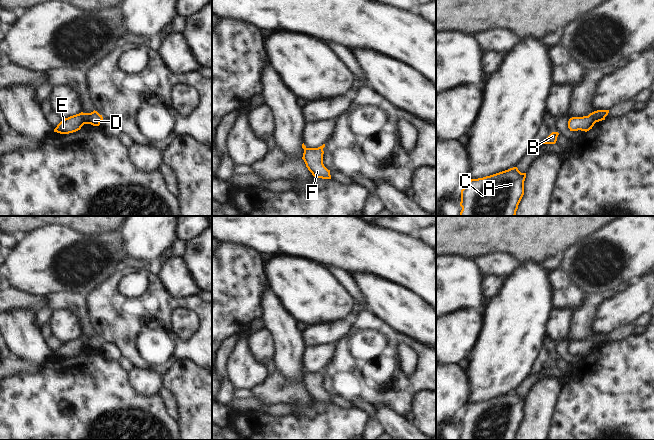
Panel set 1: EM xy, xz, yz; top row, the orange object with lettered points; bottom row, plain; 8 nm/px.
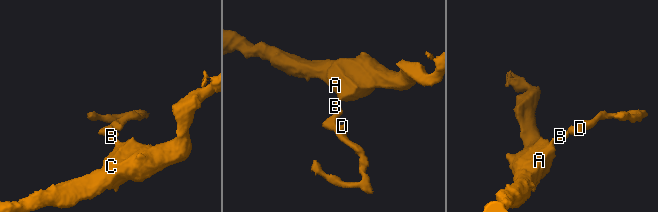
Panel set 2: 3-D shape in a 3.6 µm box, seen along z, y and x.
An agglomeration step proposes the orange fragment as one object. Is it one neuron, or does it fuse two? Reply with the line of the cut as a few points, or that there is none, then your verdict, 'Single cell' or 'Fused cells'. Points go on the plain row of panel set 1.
Split along xy (80, 337), (85, 347). Fused cells.

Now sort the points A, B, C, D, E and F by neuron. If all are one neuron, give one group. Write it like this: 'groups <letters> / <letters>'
groups A B C E / D F

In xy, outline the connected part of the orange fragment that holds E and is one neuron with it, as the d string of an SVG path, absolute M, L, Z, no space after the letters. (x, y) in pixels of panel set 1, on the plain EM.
M79 337L63 343L54 353L54 356L60 357L60 358L73 357L80 354L84 348L85 346L83 344L83 341L81 337Z

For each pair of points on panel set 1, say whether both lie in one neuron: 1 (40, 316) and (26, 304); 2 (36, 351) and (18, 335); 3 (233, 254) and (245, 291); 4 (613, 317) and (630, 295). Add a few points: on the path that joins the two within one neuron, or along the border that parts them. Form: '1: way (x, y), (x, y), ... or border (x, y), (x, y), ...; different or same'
1: border (47, 307), (35, 312); different
2: way (32, 348), (22, 339); same
3: way (233, 263), (233, 279), (236, 282); same
4: way (618, 312), (630, 300); same

